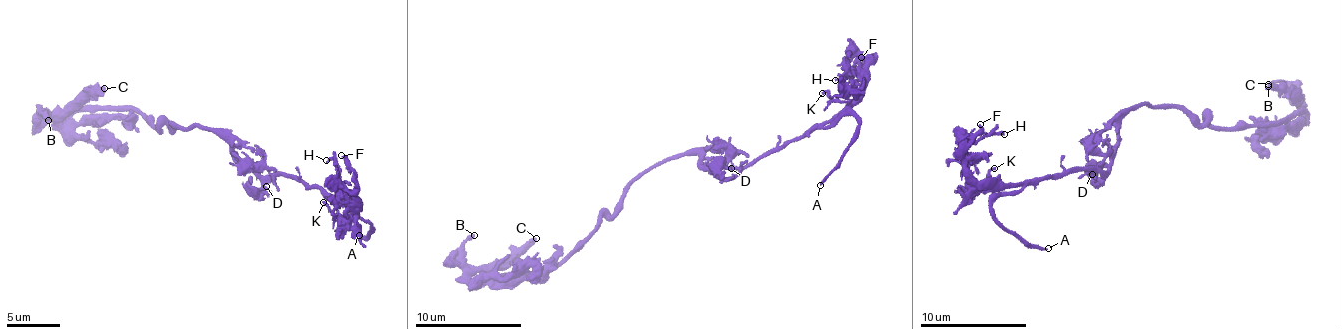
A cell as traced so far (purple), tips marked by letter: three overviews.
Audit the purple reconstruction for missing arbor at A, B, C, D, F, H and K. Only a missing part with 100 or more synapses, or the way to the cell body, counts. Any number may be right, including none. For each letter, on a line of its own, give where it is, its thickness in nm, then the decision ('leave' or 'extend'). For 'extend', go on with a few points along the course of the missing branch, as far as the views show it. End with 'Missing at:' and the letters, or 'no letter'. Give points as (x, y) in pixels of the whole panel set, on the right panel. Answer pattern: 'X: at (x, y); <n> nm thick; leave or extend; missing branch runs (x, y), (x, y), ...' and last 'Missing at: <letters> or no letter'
A: at (1048, 248); 180 nm thick; extend
B: at (1268, 86); 260 nm thick; leave
C: at (1268, 84); 360 nm thick; leave
D: at (1092, 174); 240 nm thick; leave
F: at (980, 124); 320 nm thick; leave
H: at (1004, 134); 160 nm thick; leave
K: at (994, 168); 180 nm thick; leave
Missing at: A

